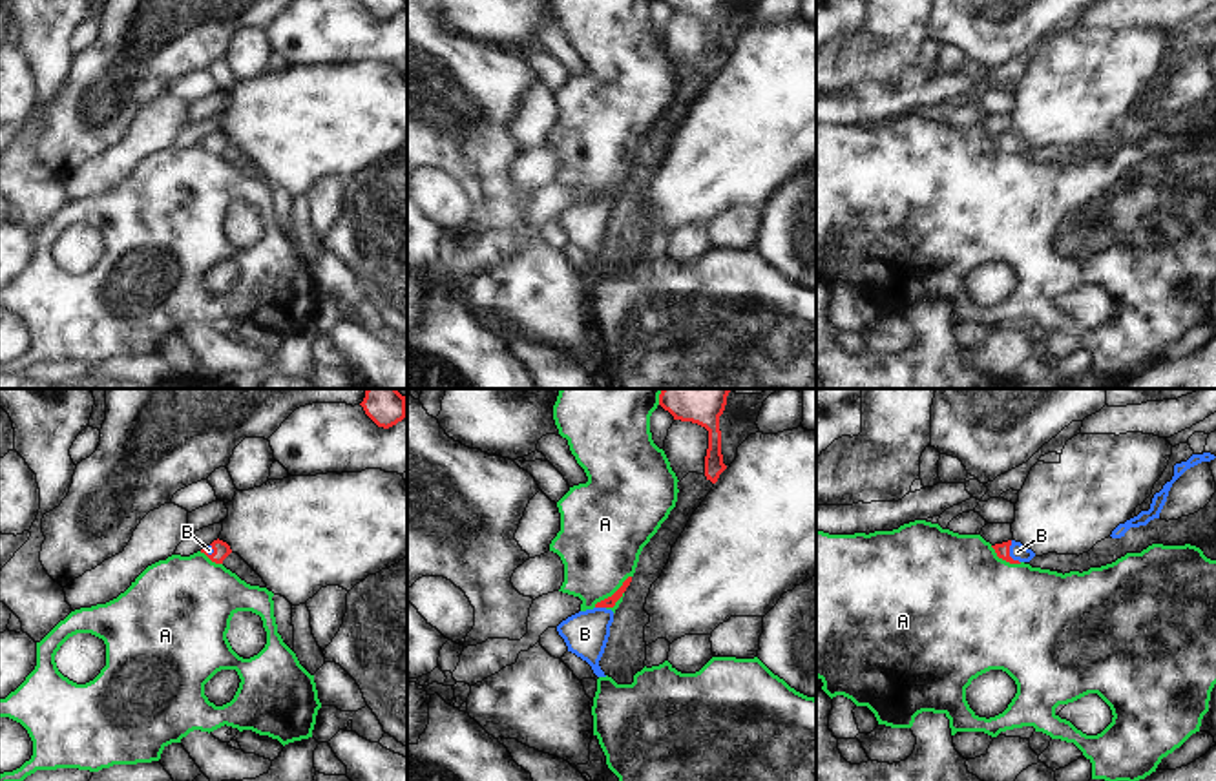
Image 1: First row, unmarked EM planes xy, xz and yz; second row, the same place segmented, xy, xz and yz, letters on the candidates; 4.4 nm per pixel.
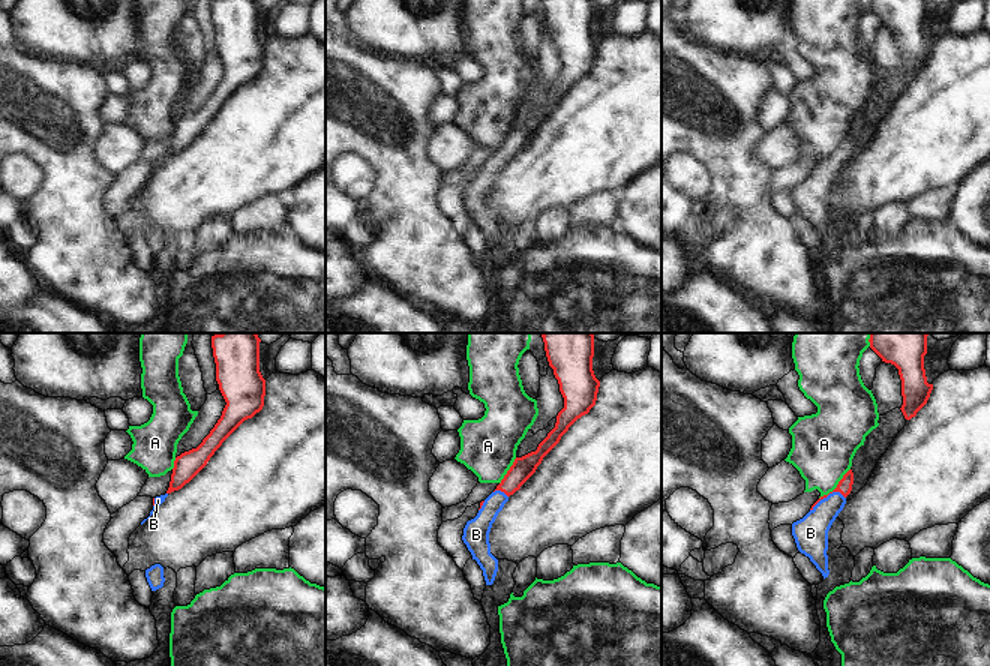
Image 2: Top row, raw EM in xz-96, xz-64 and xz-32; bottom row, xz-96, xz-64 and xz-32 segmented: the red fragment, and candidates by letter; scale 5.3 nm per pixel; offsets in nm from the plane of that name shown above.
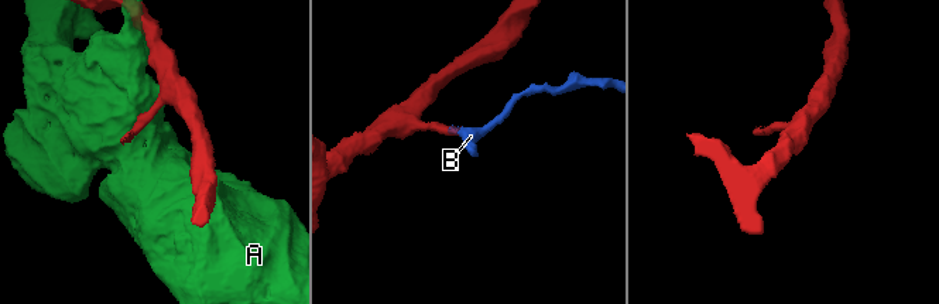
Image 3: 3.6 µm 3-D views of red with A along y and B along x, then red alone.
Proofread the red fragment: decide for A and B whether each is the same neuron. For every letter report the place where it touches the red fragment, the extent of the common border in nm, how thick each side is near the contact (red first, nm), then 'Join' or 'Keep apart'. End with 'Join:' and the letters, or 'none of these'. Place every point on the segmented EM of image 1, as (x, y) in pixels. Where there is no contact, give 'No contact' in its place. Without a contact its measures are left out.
A: Touches red at xz (614, 593). Shared border 220 nm. Thickness 50 nm (red) against 360 nm. Keep apart
B: Touches red at yz (1008, 553). Shared border 110 nm. Thickness 60 nm (red) against 80 nm. Join
Join: B.

